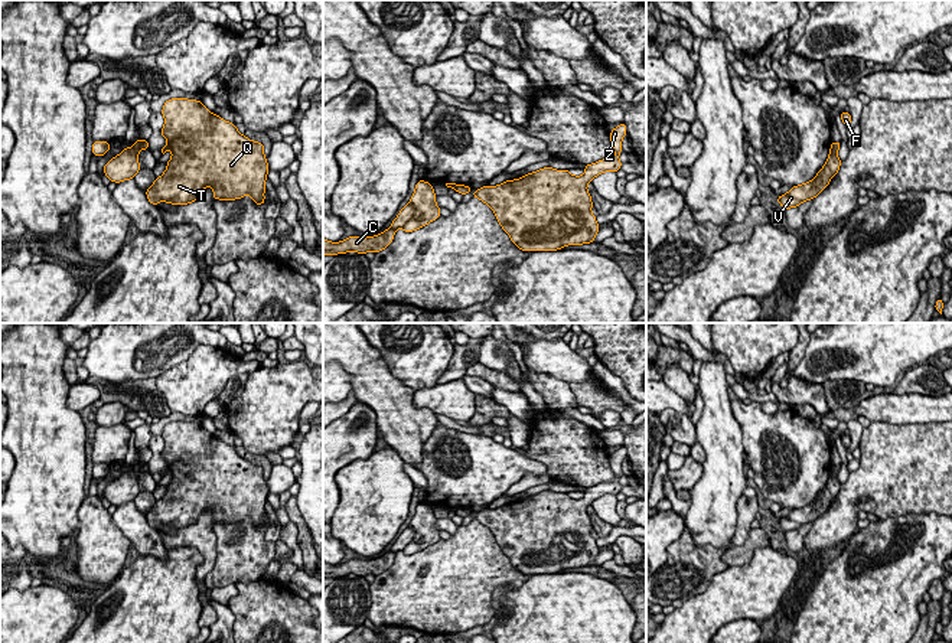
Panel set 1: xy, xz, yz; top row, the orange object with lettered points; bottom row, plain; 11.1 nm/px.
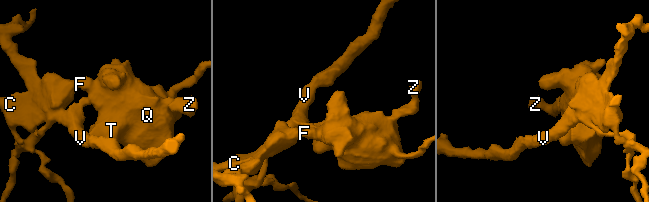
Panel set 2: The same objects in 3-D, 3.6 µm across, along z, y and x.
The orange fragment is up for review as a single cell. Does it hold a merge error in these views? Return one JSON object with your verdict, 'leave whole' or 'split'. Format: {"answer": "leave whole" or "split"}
{"answer": "split"}

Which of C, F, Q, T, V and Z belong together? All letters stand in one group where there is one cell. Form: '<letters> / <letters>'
C F Q T Z / V

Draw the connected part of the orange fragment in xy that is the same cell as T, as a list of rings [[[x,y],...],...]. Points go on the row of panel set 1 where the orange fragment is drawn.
[[[172,98],[164,102],[162,114],[164,117],[162,136],[167,144],[160,150],[164,154],[169,148],[172,159],[167,161],[164,173],[156,177],[146,190],[150,203],[186,205],[195,202],[206,186],[213,189],[212,199],[234,200],[250,195],[255,205],[264,203],[270,167],[263,143],[242,136],[232,123],[212,114],[200,101]]]

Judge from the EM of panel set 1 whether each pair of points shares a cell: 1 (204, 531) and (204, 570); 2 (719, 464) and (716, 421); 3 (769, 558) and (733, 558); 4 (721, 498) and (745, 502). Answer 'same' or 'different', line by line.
1: same
2: same
3: different
4: different

